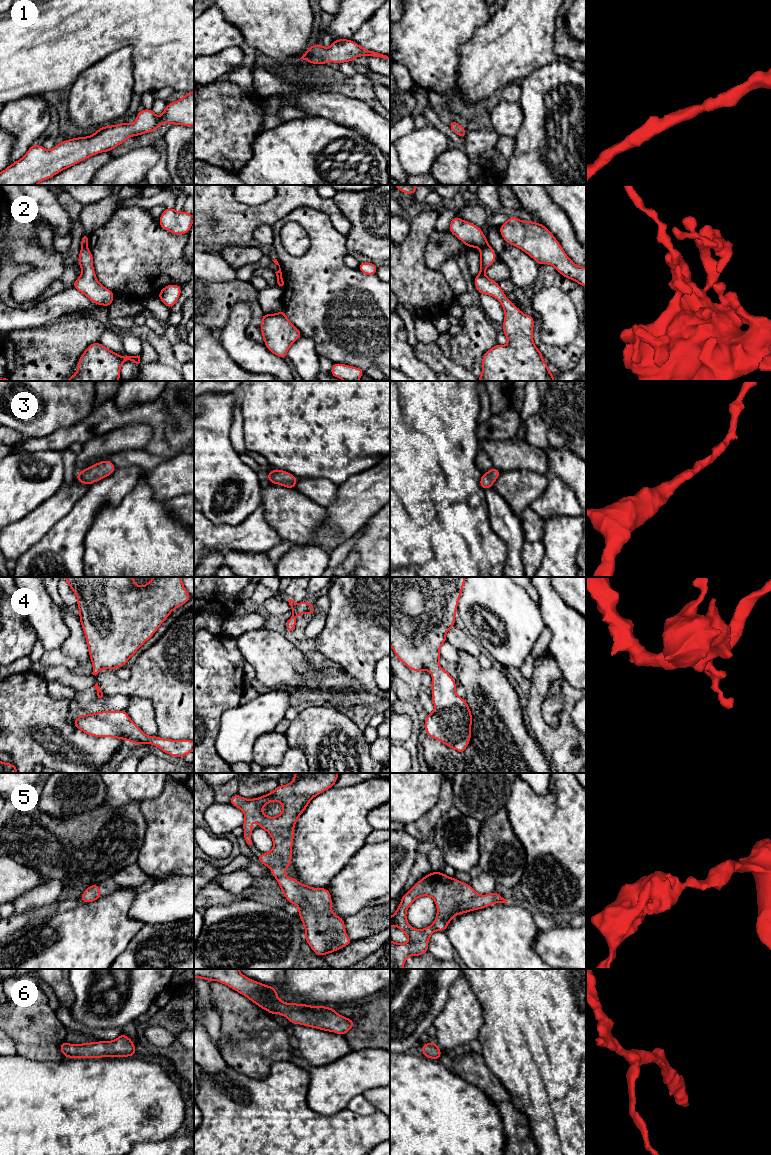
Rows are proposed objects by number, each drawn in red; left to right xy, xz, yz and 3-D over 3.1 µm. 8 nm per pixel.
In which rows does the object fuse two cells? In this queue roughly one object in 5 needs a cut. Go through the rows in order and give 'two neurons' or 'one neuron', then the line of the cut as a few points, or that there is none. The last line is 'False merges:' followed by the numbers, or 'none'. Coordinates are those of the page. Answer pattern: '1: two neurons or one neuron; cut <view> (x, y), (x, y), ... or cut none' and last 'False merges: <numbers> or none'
1: one neuron; cut none
2: two neurons; cut yz (487, 243), (480, 249)
3: one neuron; cut none
4: one neuron; cut none
5: one neuron; cut none
6: one neuron; cut none
False merges: 2

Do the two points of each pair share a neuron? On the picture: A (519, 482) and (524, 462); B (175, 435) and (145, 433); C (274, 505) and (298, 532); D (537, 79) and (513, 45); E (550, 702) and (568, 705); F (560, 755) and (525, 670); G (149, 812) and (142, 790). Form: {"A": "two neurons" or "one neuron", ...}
{"A": "two neurons", "B": "two neurons", "C": "one neuron", "D": "two neurons", "E": "two neurons", "F": "two neurons", "G": "two neurons"}

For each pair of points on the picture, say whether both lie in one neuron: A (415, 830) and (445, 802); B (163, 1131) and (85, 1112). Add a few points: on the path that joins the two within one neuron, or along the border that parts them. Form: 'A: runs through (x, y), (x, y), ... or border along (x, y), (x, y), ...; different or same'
A: runs through (423, 825), (438, 810); same
B: runs through (144, 1119), (133, 1118), (119, 1112), (104, 1112); same

